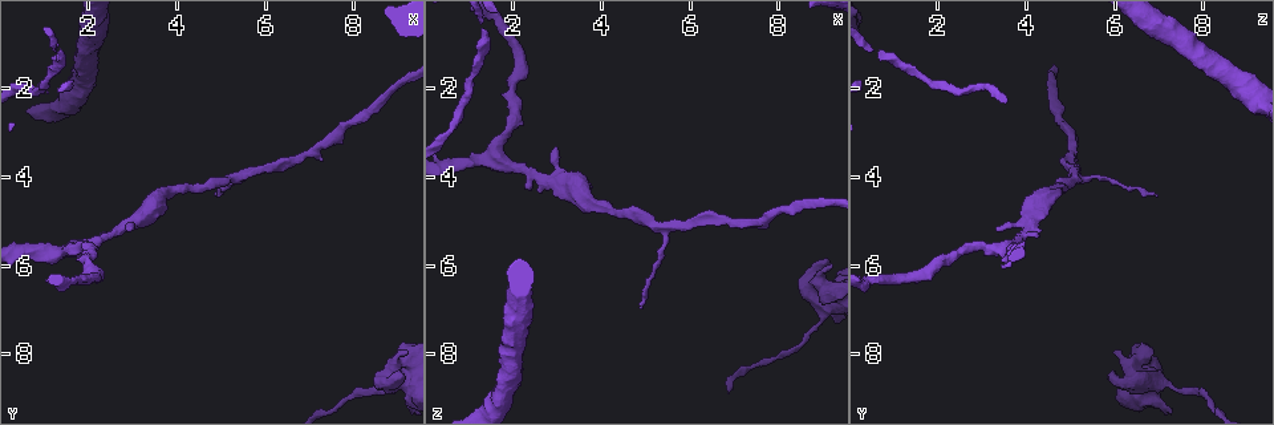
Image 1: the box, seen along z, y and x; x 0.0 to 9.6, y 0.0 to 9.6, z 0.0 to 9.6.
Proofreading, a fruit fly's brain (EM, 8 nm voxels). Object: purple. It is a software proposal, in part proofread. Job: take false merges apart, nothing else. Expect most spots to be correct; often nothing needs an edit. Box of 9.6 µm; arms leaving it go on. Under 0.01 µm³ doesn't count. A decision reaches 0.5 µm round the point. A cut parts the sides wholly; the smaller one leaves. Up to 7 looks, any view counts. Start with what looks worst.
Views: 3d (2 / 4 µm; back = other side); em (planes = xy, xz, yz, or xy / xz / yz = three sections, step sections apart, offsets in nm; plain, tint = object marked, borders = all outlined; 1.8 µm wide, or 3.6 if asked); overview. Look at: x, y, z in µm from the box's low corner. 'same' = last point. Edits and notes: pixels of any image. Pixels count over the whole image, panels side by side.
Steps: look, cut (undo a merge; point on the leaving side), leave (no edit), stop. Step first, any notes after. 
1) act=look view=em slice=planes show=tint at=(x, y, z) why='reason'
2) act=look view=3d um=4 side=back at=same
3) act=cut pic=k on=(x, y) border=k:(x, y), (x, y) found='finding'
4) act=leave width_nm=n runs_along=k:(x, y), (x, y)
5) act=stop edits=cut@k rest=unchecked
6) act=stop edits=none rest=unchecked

act=look view=em slice=planes show=tint at=(8.90, 8.60, 6.60) why='sudden change in width'

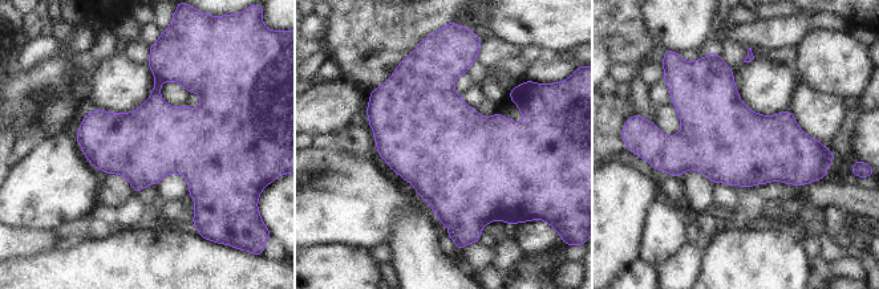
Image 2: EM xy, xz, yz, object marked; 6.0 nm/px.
act=leave found='all the same neuron'

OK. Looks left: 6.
act=look view=em slice=yz step=8 show=tint at=(1.70, 5.65, 3.65) why='arms part here'

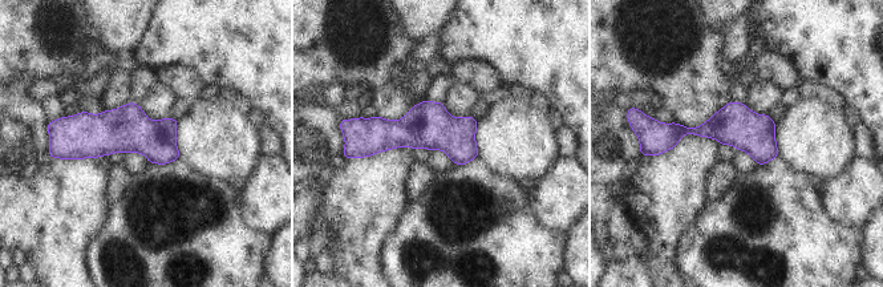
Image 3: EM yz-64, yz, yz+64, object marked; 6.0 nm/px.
act=look view=em slice=planes show=borders at=same

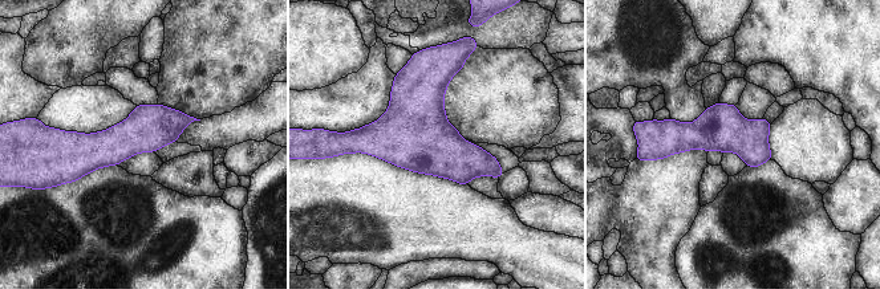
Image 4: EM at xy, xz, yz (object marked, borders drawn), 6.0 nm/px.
act=leave width_nm=280 runs_along=4:(187, 119), (117, 143), (60, 135) found='one neuron here'

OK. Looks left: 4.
act=look view=3d um=2 at=(5.35, 4.05, 5.15) why='a fork'

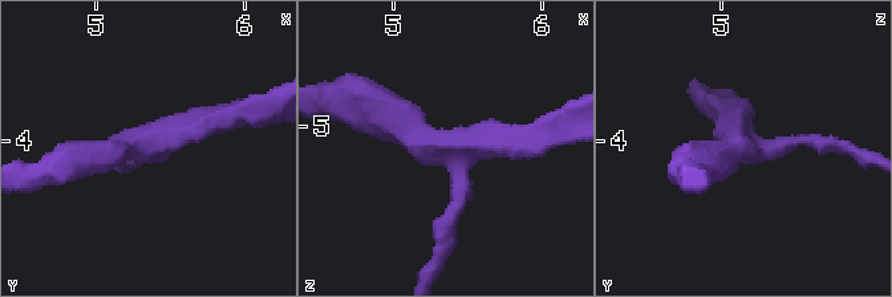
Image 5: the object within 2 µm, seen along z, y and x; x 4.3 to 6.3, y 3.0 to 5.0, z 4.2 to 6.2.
act=look view=em slice=yz step=16 show=tint at=(5.36, 4.00, 5.12) arms=3

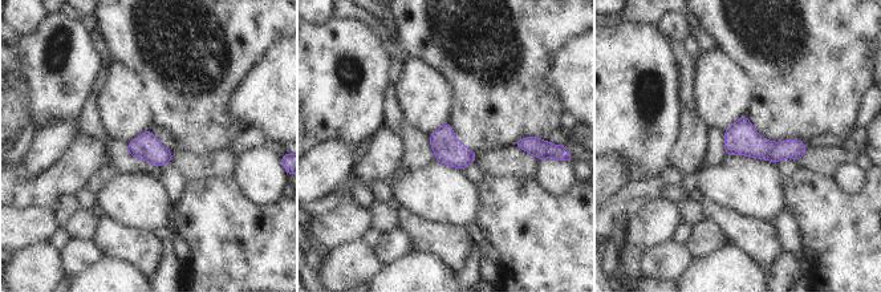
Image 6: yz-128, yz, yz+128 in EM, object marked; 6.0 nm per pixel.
act=look view=em slice=planes show=tint at=same

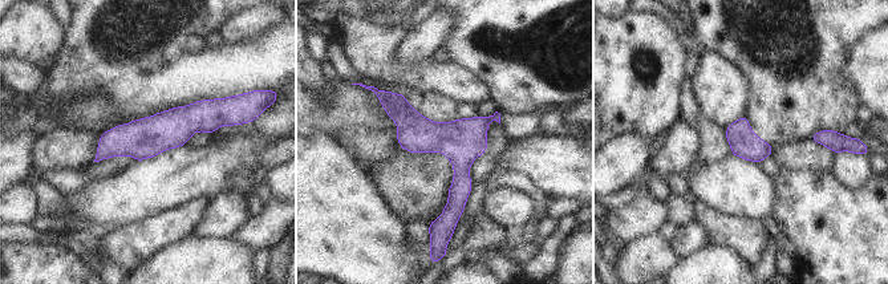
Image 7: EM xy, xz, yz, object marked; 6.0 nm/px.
act=leave runs_along=7:(380, 93), (461, 161), (451, 218) found='all the same neuron'

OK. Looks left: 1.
act=stop edits=none rest=unchecked

